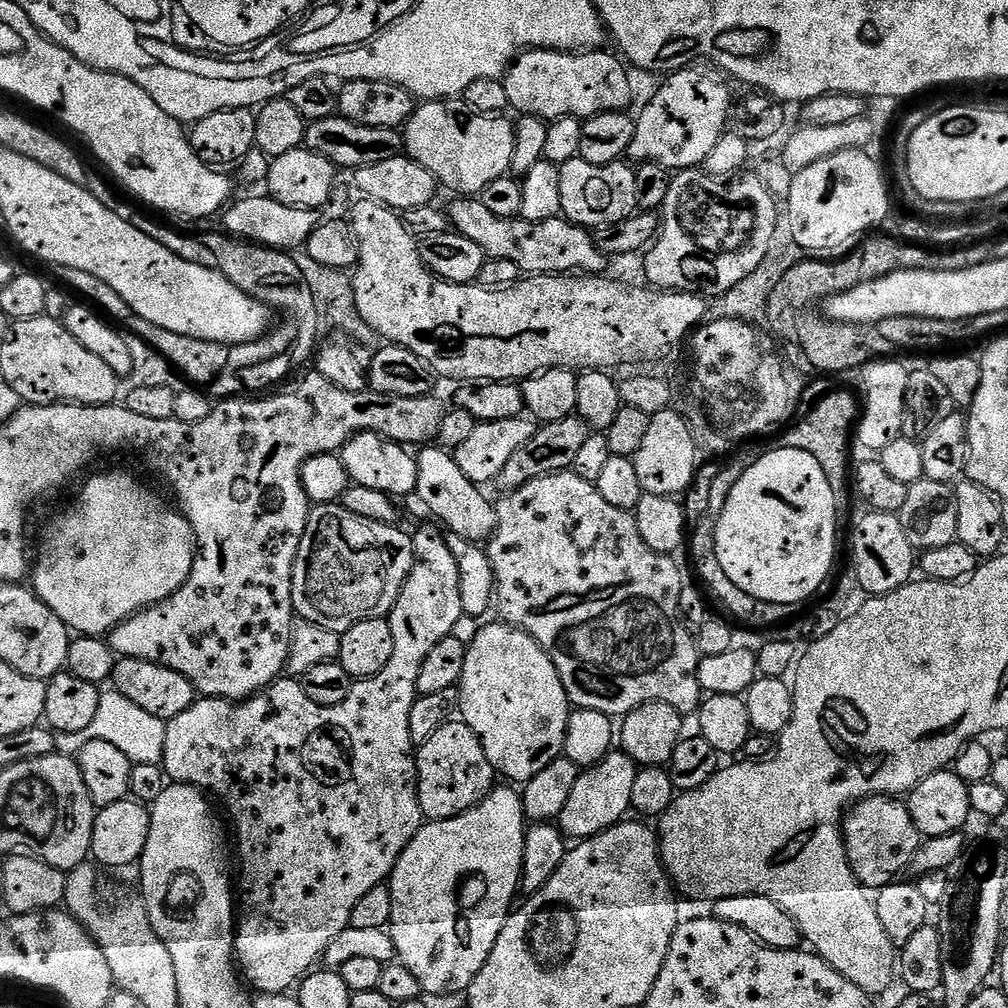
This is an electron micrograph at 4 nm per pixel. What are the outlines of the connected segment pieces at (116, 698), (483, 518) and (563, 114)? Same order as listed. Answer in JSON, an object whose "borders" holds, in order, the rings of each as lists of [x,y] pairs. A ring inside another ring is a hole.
{"borders":[[[[104,690],[100,694],[98,714],[94,714],[86,730],[55,733],[56,752],[62,756],[76,758],[79,757],[82,746],[86,746],[86,742],[97,740],[111,742],[112,745],[118,746],[118,750],[122,750],[122,754],[126,754],[126,758],[133,764],[160,764],[166,750],[167,729],[165,721],[154,718],[154,714],[141,710],[139,706],[134,706],[130,698],[124,698],[114,690]]],[[[424,446],[416,456],[418,466],[418,486],[415,495],[441,520],[439,523],[451,535],[468,540],[472,544],[483,545],[491,540],[496,530],[496,506],[483,496],[481,485],[470,482],[462,470],[458,470],[455,455],[443,446]]],[[[533,48],[529,51],[520,53],[515,60],[508,66],[508,71],[504,73],[502,79],[506,86],[506,98],[508,99],[508,107],[514,113],[520,116],[537,116],[549,122],[558,118],[566,118],[567,116],[575,116],[577,120],[583,122],[589,120],[591,116],[598,114],[606,114],[607,112],[623,112],[629,106],[632,100],[632,80],[628,77],[629,69],[626,67],[625,61],[619,55],[611,56],[608,50],[589,50],[586,52],[554,52],[551,48]]]]}

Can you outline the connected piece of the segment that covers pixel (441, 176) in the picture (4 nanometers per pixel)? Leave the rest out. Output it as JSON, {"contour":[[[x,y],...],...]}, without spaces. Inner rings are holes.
{"contour":[[[460,98],[429,100],[421,103],[404,125],[404,150],[411,160],[426,166],[443,187],[445,184],[456,194],[472,198],[486,190],[494,178],[511,173],[516,129],[511,119],[504,119],[508,118],[472,112]]]}

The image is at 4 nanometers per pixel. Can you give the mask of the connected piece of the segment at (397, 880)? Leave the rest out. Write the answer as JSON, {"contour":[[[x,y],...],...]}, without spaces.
{"contour":[[[493,787],[492,793],[487,798],[475,804],[470,810],[463,812],[461,816],[446,818],[445,820],[430,820],[421,824],[418,834],[414,834],[414,838],[410,838],[406,850],[402,850],[402,854],[392,871],[390,887],[394,898],[394,914],[392,915],[390,931],[394,938],[396,955],[399,963],[404,964],[406,970],[410,970],[410,974],[414,974],[414,978],[418,978],[421,989],[429,997],[456,996],[459,992],[460,995],[467,993],[468,987],[474,982],[474,978],[478,978],[478,972],[482,970],[482,966],[486,966],[486,958],[490,958],[490,950],[494,950],[494,942],[498,942],[498,934],[502,934],[502,926],[506,926],[509,916],[514,911],[514,905],[517,903],[516,896],[518,897],[520,892],[522,850],[524,849],[524,830],[526,827],[524,797],[517,789],[516,792],[512,789],[515,787],[500,787]]]}

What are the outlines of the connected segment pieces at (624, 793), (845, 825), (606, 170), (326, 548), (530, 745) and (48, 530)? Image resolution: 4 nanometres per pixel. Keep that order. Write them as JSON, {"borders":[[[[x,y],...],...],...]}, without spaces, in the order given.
{"borders":[[[[623,750],[608,752],[594,766],[583,769],[578,782],[574,782],[574,790],[570,790],[566,806],[562,806],[562,814],[558,817],[558,827],[565,837],[572,842],[589,840],[591,836],[621,823],[632,807],[630,794],[637,771],[637,764]]],[[[869,796],[853,803],[842,821],[842,831],[852,872],[869,890],[885,888],[899,877],[899,872],[907,873],[922,843],[907,803],[891,796]]],[[[577,158],[561,164],[558,190],[562,194],[563,219],[589,230],[624,222],[631,216],[635,216],[640,208],[636,168],[624,160],[615,160],[609,164],[595,164]]],[[[340,502],[315,505],[309,511],[292,571],[295,615],[339,633],[370,618],[385,619],[416,561],[412,536],[402,529],[358,518]]],[[[495,622],[485,623],[474,638],[474,642],[467,644],[466,666],[462,666],[462,678],[458,685],[460,689],[460,703],[458,705],[459,719],[482,742],[482,750],[486,750],[486,758],[490,766],[505,781],[527,782],[534,778],[550,762],[561,759],[564,743],[566,742],[566,726],[570,705],[568,695],[562,686],[562,678],[554,666],[554,662],[538,646],[538,642],[521,628],[514,628],[511,624]]],[[[104,472],[101,476],[92,476],[84,484],[84,489],[76,496],[76,501],[69,506],[65,512],[60,512],[44,528],[44,537],[40,540],[40,553],[35,553],[34,567],[30,572],[30,584],[36,593],[36,597],[58,618],[62,618],[64,625],[73,633],[82,636],[103,637],[111,633],[112,629],[119,624],[135,616],[143,608],[150,608],[153,604],[161,604],[166,598],[170,598],[186,582],[186,578],[192,572],[192,567],[196,561],[196,536],[192,532],[192,524],[180,511],[179,507],[173,506],[164,496],[159,496],[152,488],[147,488],[136,476],[131,476],[128,472]]]]}

